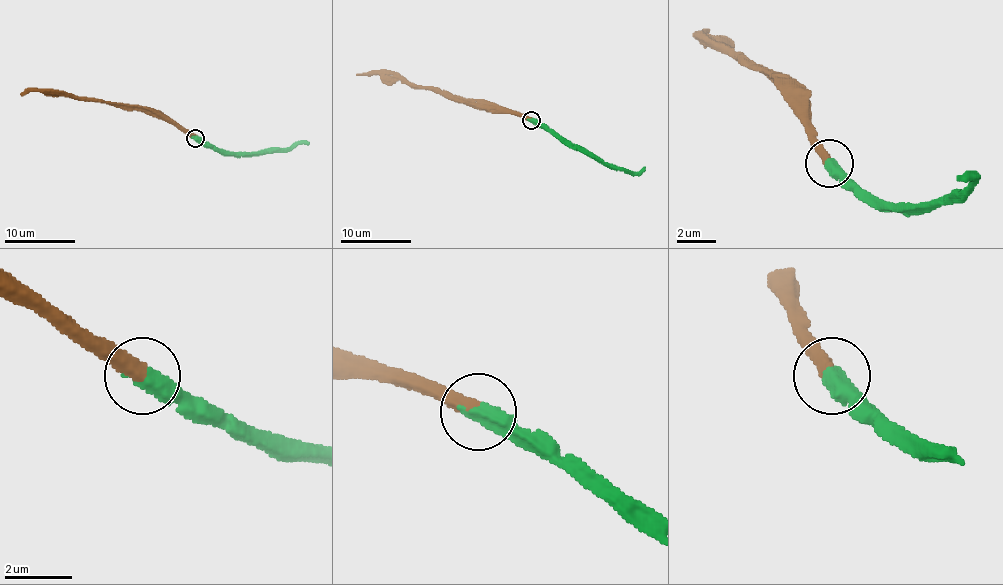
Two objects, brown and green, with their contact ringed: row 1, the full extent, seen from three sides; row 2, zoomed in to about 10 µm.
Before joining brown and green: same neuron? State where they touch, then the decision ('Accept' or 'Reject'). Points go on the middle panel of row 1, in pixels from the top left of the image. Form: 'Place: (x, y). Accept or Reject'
Place: (531, 120). Accept

